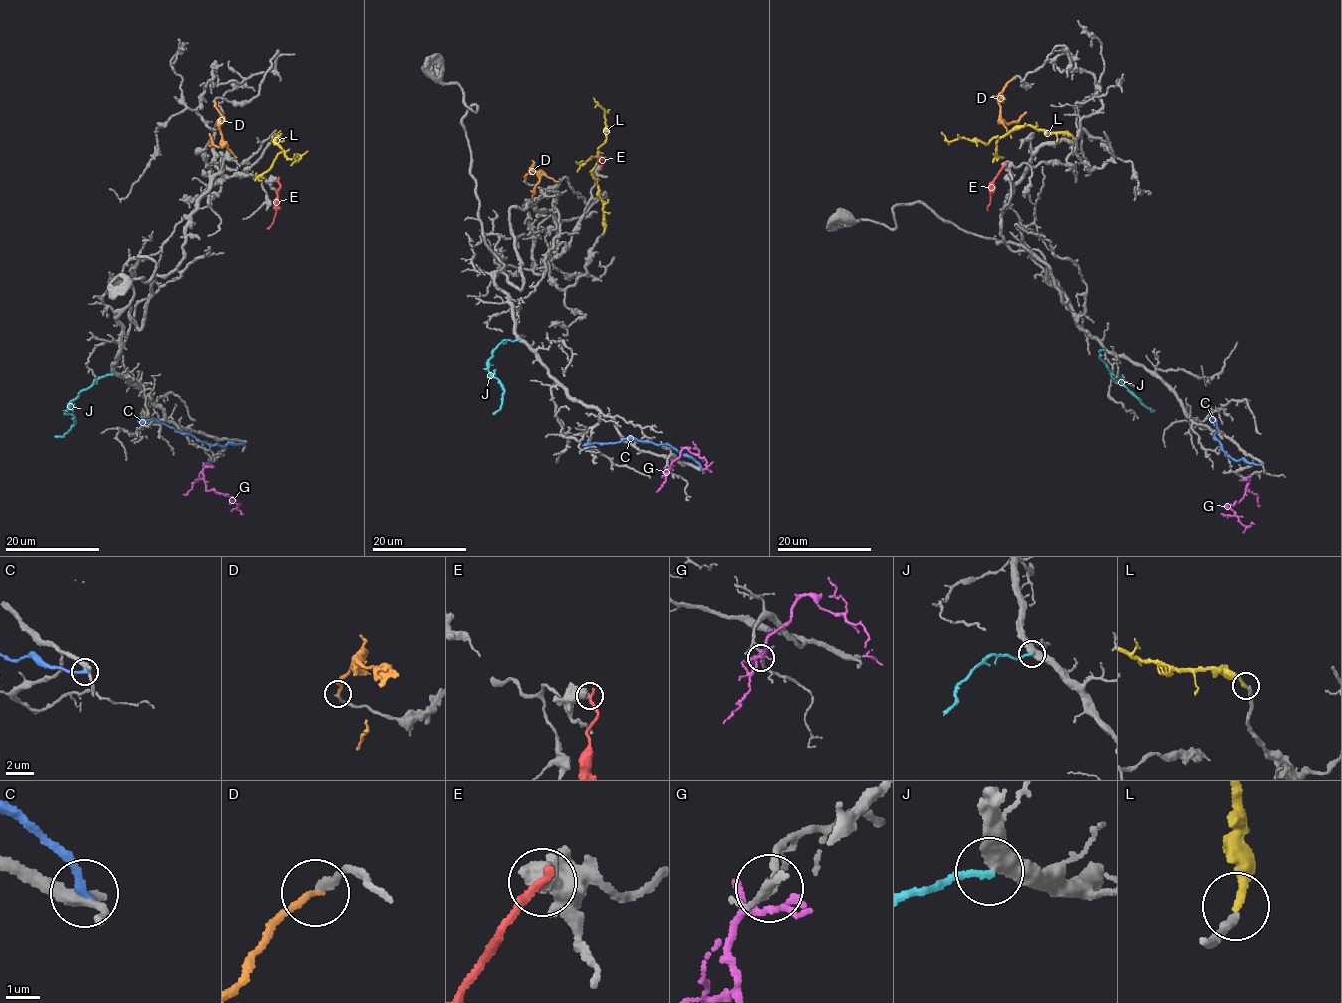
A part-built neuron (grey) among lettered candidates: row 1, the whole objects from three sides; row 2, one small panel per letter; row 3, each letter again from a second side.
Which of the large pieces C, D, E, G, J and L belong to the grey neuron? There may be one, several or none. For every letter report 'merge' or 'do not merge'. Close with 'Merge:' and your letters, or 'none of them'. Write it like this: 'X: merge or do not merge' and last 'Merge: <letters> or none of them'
C: do not merge
D: do not merge
E: do not merge
G: do not merge
J: merge
L: do not merge
Merge: J

